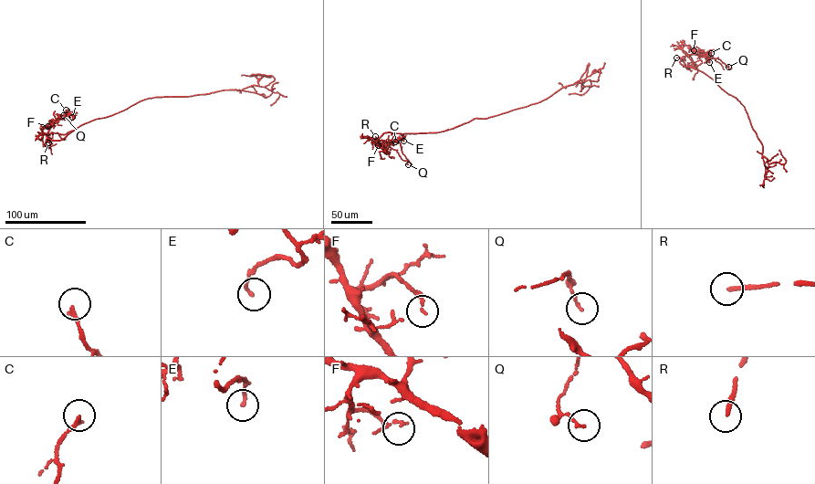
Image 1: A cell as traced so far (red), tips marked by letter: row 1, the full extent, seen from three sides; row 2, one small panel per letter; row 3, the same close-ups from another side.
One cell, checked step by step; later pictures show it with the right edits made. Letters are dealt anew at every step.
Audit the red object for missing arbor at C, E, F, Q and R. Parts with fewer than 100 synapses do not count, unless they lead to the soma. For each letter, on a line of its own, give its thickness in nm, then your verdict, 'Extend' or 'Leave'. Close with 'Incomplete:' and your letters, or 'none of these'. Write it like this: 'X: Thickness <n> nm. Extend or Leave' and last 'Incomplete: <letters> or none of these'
C: Thickness 180 nm. Leave
E: Thickness 140 nm. Leave
F: Thickness 70 nm. Leave
Q: Thickness 120 nm. Leave
R: Thickness 190 nm. Extend
Incomplete: R

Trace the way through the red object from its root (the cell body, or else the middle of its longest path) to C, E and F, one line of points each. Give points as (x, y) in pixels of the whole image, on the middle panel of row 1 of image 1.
C: (468, 122), (434, 132), (385, 132), (377, 141), (382, 146), (398, 142), (395, 142)
E: (468, 122), (434, 132), (385, 132), (377, 142), (382, 146), (403, 138), (403, 141)
F: (468, 122), (434, 132), (383, 133), (377, 141), (378, 145)

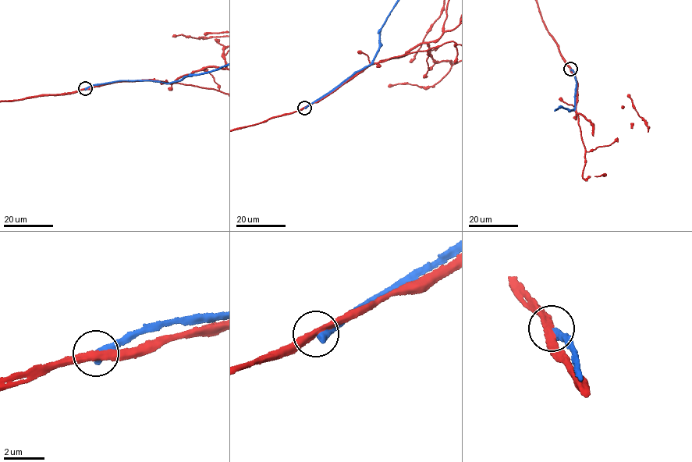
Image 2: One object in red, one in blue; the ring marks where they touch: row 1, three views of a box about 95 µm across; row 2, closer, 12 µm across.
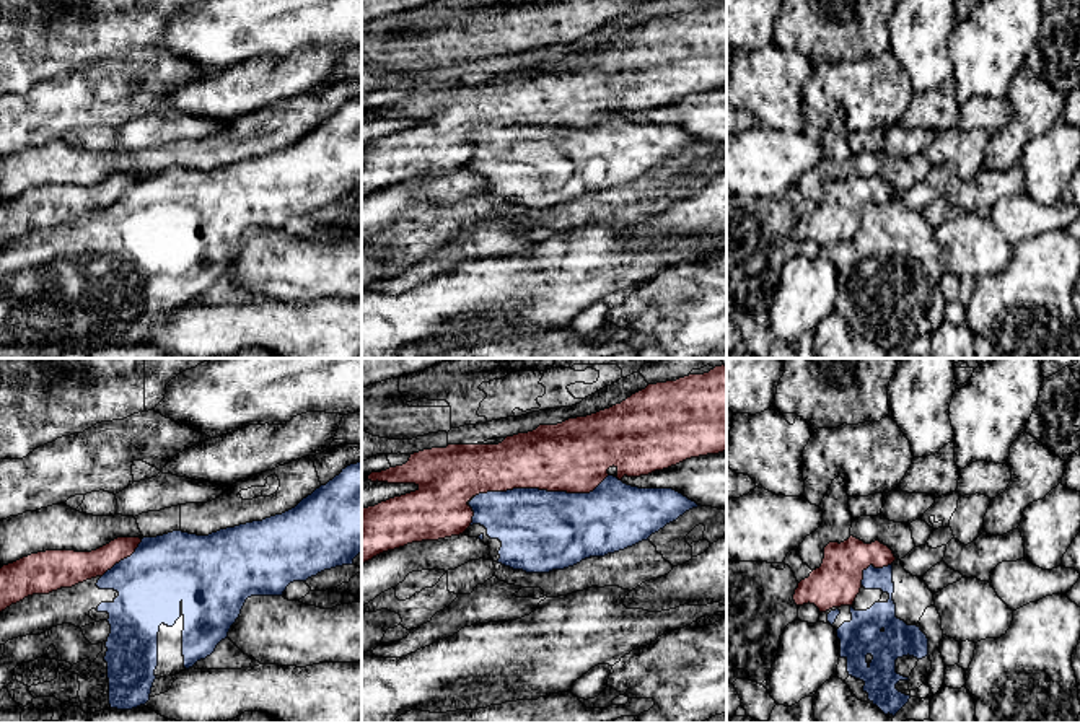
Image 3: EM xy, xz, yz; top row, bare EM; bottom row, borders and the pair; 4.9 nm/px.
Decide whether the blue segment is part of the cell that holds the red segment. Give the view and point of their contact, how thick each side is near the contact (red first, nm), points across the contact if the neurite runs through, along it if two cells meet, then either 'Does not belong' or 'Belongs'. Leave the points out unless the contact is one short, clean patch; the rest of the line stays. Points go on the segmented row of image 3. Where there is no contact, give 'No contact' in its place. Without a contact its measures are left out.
Touches red at xz (541, 489). Thickness 360 nm (red) against 400 nm. Does not belong

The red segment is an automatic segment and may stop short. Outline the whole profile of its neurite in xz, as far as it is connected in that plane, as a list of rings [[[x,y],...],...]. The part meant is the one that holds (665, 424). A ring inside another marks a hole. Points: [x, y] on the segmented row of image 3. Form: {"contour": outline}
{"contour": [[[725,365],[715,366],[713,370],[704,375],[689,375],[676,381],[648,384],[645,389],[632,394],[621,404],[616,404],[609,409],[599,410],[586,417],[569,418],[557,425],[539,425],[533,432],[507,436],[498,445],[448,445],[446,448],[424,449],[424,451],[410,454],[409,461],[402,466],[389,467],[381,472],[371,472],[368,475],[368,480],[371,482],[378,480],[378,482],[388,482],[388,484],[415,484],[419,489],[415,492],[394,497],[375,506],[368,506],[362,510],[362,563],[371,560],[373,557],[383,552],[394,550],[407,544],[412,544],[412,542],[438,541],[438,539],[463,534],[471,526],[472,516],[474,516],[474,511],[468,505],[468,502],[479,493],[507,492],[513,489],[539,489],[539,490],[547,490],[547,492],[590,493],[609,475],[608,469],[612,466],[617,469],[616,477],[622,480],[624,475],[627,477],[648,475],[655,471],[668,469],[691,458],[718,454],[723,451],[727,451],[727,366]]]}

